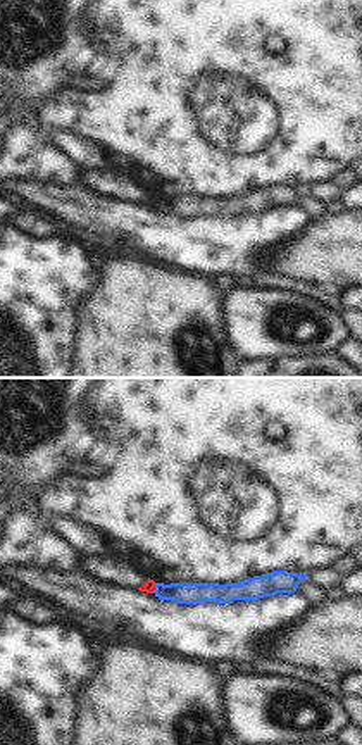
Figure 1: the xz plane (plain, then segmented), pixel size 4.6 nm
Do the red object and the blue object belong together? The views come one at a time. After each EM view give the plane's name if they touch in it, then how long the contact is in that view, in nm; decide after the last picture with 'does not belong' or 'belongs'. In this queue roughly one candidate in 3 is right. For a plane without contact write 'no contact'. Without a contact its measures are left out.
contact in xz; length 50 nm

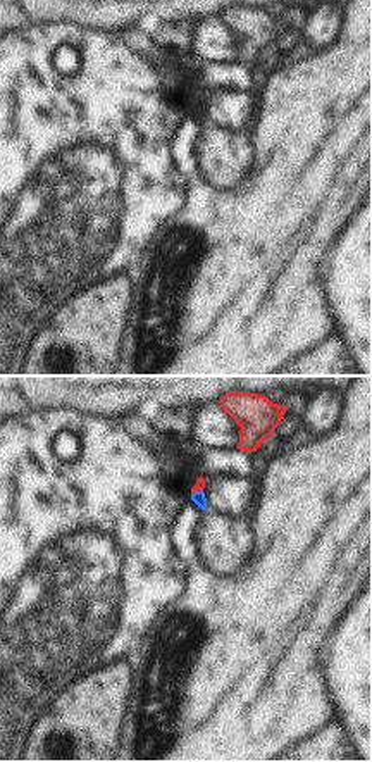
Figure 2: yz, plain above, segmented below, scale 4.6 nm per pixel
contact in yz; length 60 nm

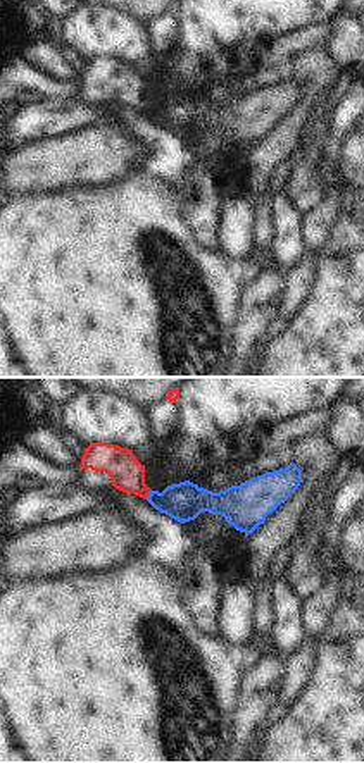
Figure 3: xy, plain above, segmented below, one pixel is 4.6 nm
contact in xy; length 50 nm

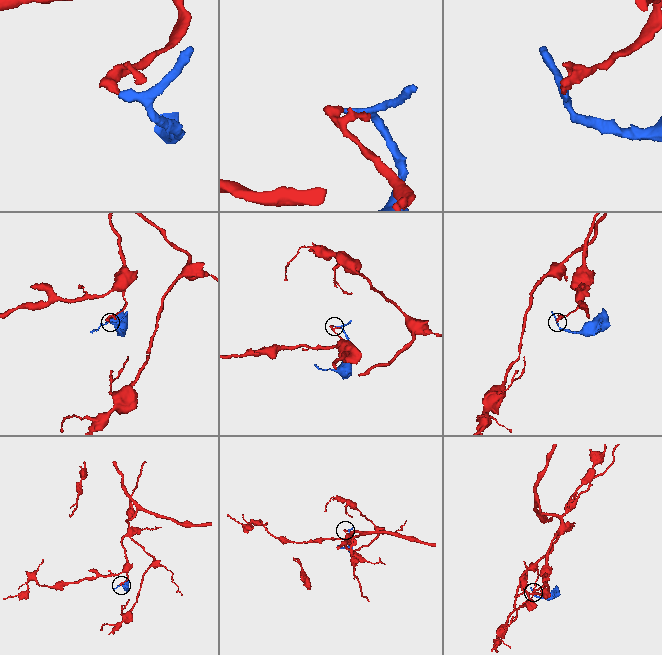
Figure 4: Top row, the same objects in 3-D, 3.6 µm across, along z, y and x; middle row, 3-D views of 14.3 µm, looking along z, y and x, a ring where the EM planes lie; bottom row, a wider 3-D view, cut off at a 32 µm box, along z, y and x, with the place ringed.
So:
does not belong

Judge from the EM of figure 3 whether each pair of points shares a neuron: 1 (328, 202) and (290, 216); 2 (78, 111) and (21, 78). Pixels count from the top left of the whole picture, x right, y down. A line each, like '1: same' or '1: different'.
1: different
2: different

